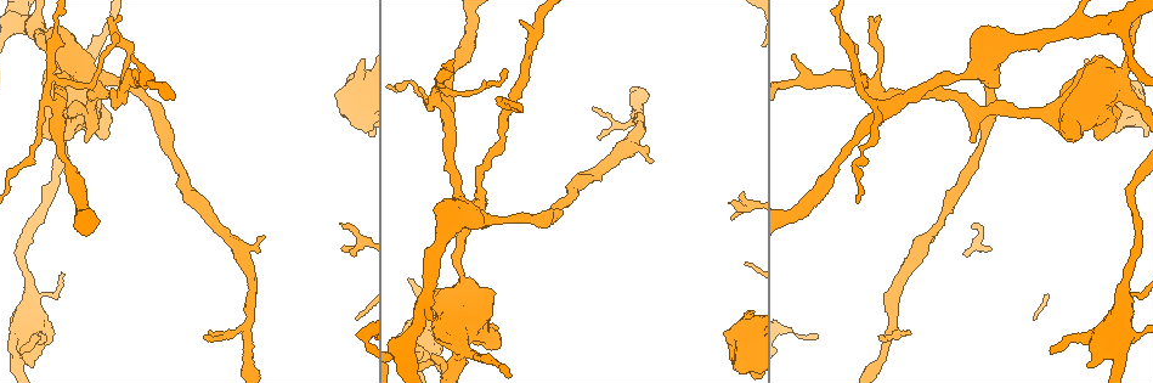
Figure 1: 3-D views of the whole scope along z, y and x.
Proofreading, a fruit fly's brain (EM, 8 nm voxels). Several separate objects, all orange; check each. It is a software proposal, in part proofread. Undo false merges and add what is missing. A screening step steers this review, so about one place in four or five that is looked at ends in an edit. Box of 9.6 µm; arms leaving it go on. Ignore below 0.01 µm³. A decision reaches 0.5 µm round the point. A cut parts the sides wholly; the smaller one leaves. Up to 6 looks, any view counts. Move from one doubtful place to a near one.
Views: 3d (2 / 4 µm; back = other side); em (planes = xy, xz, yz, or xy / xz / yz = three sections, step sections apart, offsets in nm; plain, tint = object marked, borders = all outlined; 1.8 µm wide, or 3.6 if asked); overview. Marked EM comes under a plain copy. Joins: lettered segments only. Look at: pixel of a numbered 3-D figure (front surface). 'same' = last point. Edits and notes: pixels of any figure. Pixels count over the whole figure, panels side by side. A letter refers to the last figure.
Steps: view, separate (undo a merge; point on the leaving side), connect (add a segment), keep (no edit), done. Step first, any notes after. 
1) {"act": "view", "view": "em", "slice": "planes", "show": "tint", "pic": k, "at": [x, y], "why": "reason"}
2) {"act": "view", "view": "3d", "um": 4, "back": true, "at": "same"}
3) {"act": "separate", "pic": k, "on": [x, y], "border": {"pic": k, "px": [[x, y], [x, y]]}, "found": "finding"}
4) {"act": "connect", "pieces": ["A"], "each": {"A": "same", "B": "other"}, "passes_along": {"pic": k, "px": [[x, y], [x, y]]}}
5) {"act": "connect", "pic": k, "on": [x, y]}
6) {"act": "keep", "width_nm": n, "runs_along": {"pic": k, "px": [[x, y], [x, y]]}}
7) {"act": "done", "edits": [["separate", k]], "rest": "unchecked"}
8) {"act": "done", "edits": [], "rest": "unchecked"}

{"act": "view", "view": "em", "slice": "yz", "step": 16, "show": "tint", "pic": 1, "at": [410, 280], "why": "an open end"}

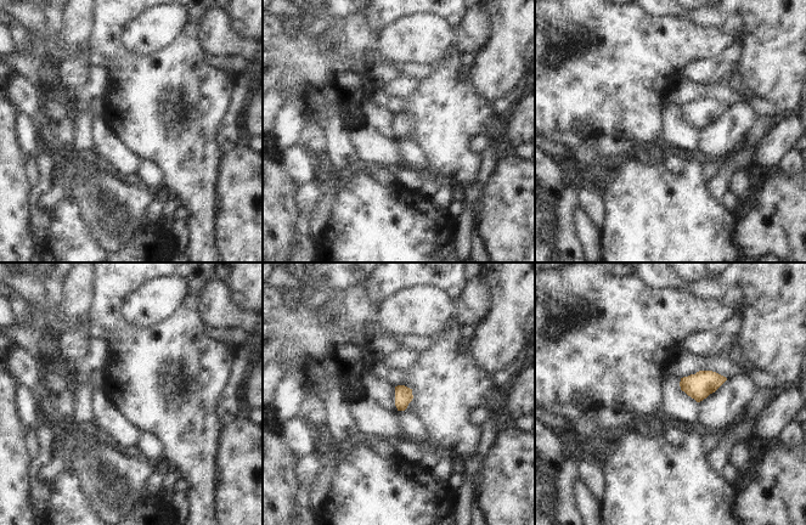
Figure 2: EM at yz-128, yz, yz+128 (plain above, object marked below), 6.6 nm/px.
{"act": "view", "view": "em", "slice": "planes", "show": "tint", "at": "same"}

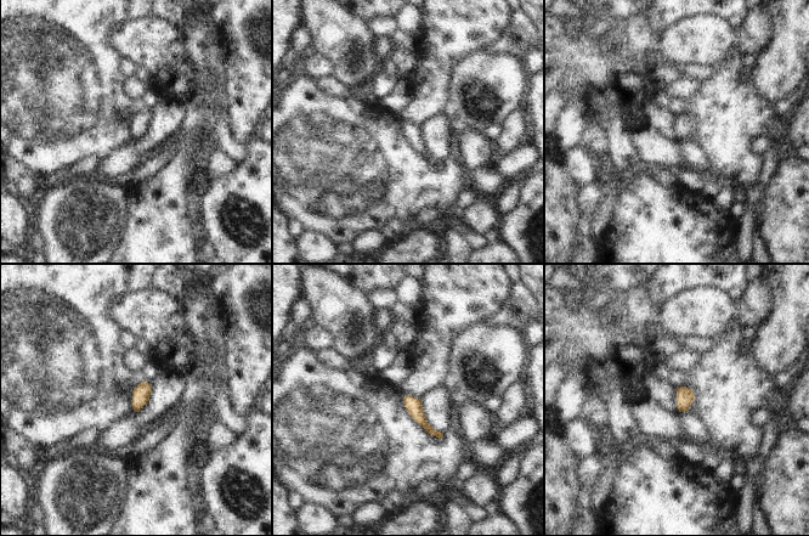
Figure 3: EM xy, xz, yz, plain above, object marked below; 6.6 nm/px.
{"act": "view", "view": "em", "slice": "planes", "show": "borders", "at": "same"}

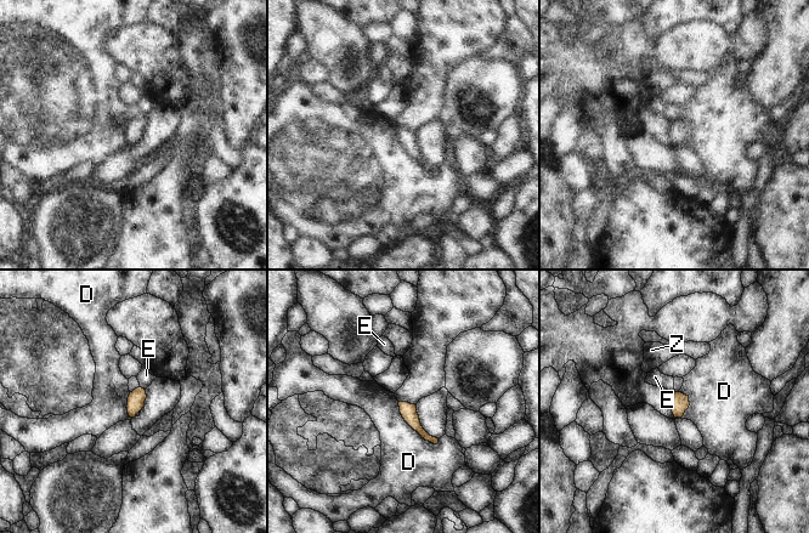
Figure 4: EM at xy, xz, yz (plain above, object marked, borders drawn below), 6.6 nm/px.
{"act": "keep", "each": {"D": "other", "E": "other", "Z": "other"}, "border": {"pic": 4, "px": [[397, 402], [401, 417], [436, 444]]}, "found": "none of them fits"}

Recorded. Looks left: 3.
{"act": "view", "view": "3d", "um": 4, "pic": 1, "at": [209, 333], "why": "thin end"}

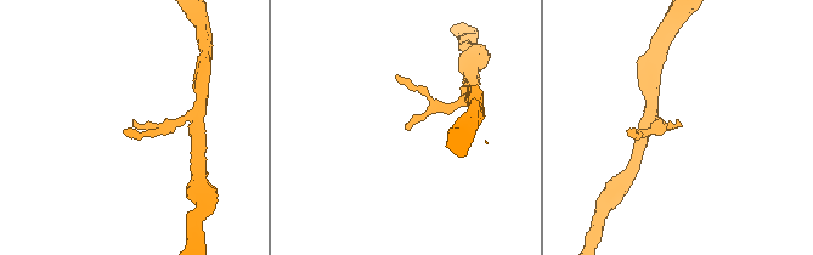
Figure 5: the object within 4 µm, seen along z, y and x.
{"act": "view", "view": "em", "slice": "planes", "show": "borders", "pic": 5, "at": [678, 122], "why": "need the tissue"}

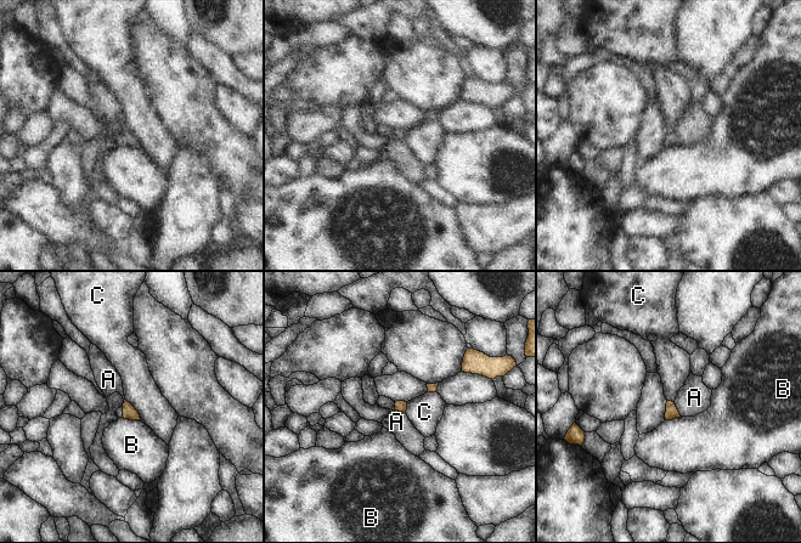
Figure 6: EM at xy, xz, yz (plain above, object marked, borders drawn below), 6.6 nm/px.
{"act": "keep", "each": {"A": "other", "B": "other", "C": "other"}, "border": {"pic": 6, "px": [[673, 402], [681, 416]]}, "found": "no lettered segment goes on from it"}

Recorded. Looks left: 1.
{"act": "done", "edits": [], "rest": "unchecked"}

